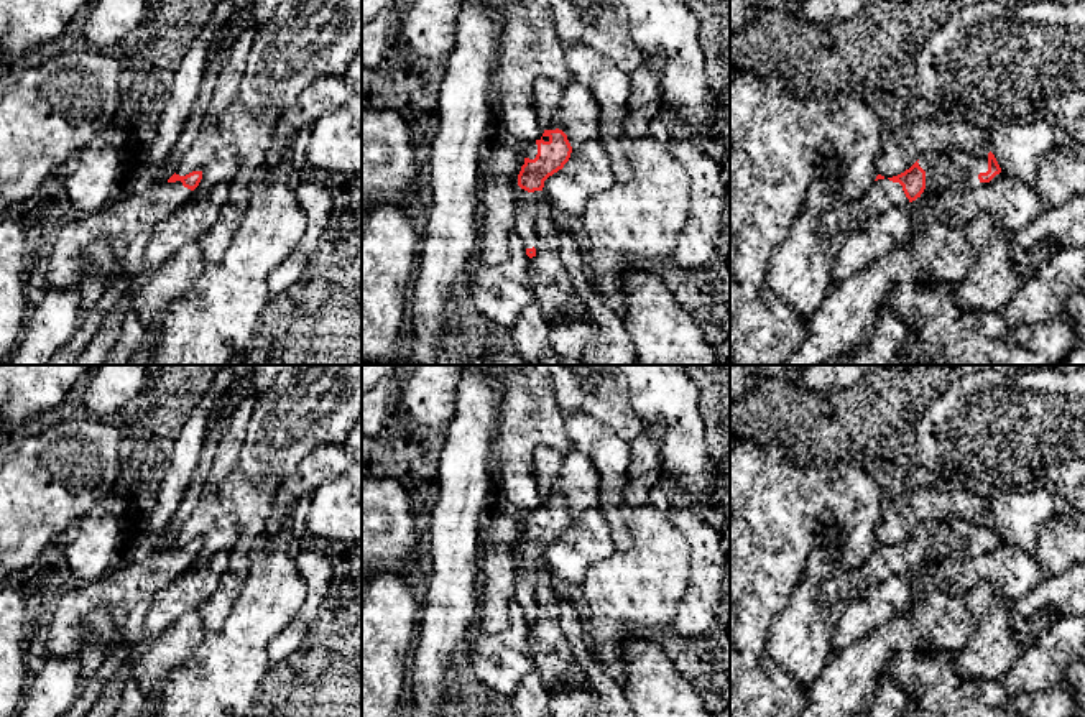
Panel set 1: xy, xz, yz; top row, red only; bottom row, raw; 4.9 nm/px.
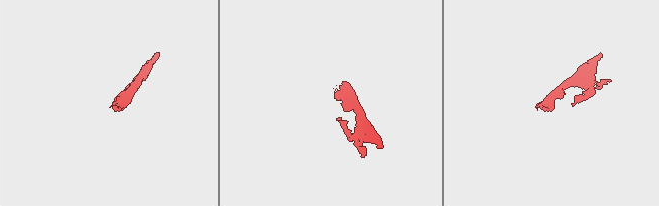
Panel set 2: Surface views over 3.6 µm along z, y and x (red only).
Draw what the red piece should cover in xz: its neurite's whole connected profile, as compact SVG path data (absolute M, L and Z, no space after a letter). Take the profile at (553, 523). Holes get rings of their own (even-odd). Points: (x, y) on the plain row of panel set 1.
M559 497L544 498L539 508L516 513L524 523L518 554L528 561L542 559L544 549L562 538L572 521L567 503Z

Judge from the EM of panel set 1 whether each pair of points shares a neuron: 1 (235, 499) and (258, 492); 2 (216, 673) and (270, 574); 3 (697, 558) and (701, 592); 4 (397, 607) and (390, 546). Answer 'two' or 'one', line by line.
1: one
2: one
3: one
4: two

